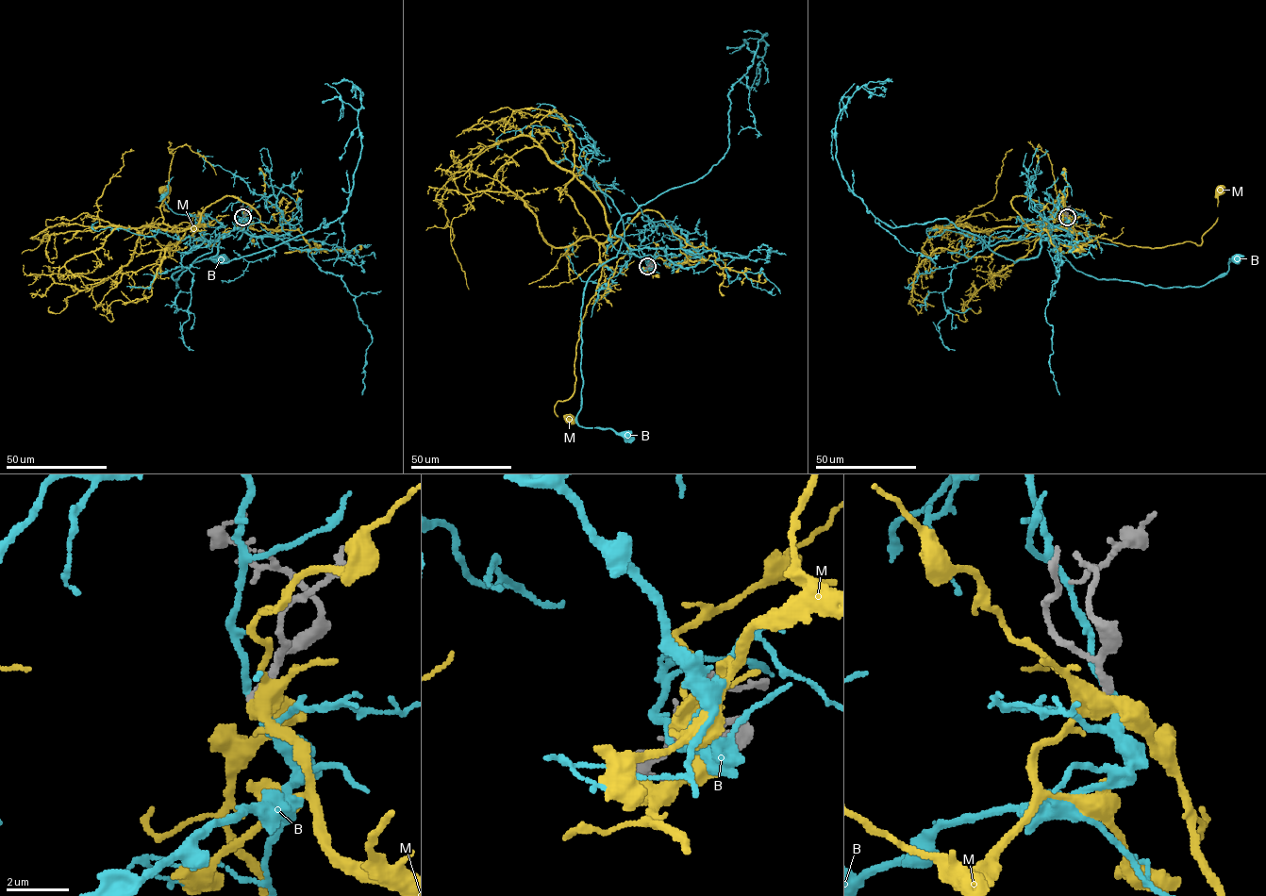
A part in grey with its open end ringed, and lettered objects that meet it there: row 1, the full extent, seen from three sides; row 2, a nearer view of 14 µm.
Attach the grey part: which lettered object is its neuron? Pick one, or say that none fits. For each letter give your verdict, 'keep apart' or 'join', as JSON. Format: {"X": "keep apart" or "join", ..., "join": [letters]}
{"B": "keep apart", "M": "keep apart", "join": []}

